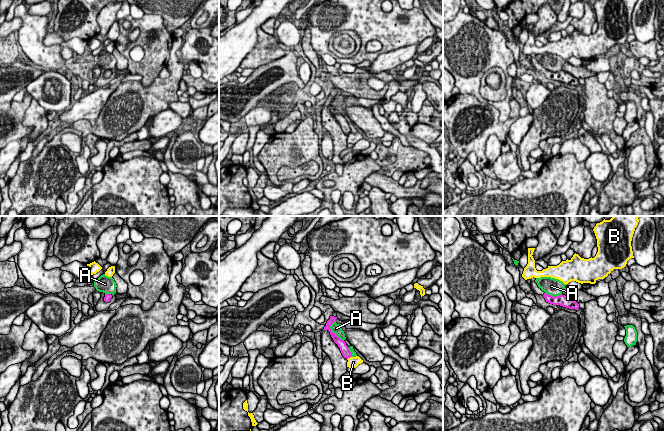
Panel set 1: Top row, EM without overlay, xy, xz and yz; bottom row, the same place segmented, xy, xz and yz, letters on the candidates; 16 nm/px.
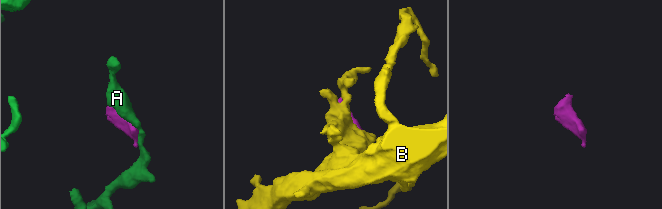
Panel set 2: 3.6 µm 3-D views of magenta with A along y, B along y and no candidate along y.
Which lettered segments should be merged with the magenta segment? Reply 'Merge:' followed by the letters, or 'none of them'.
Merge: none of them

